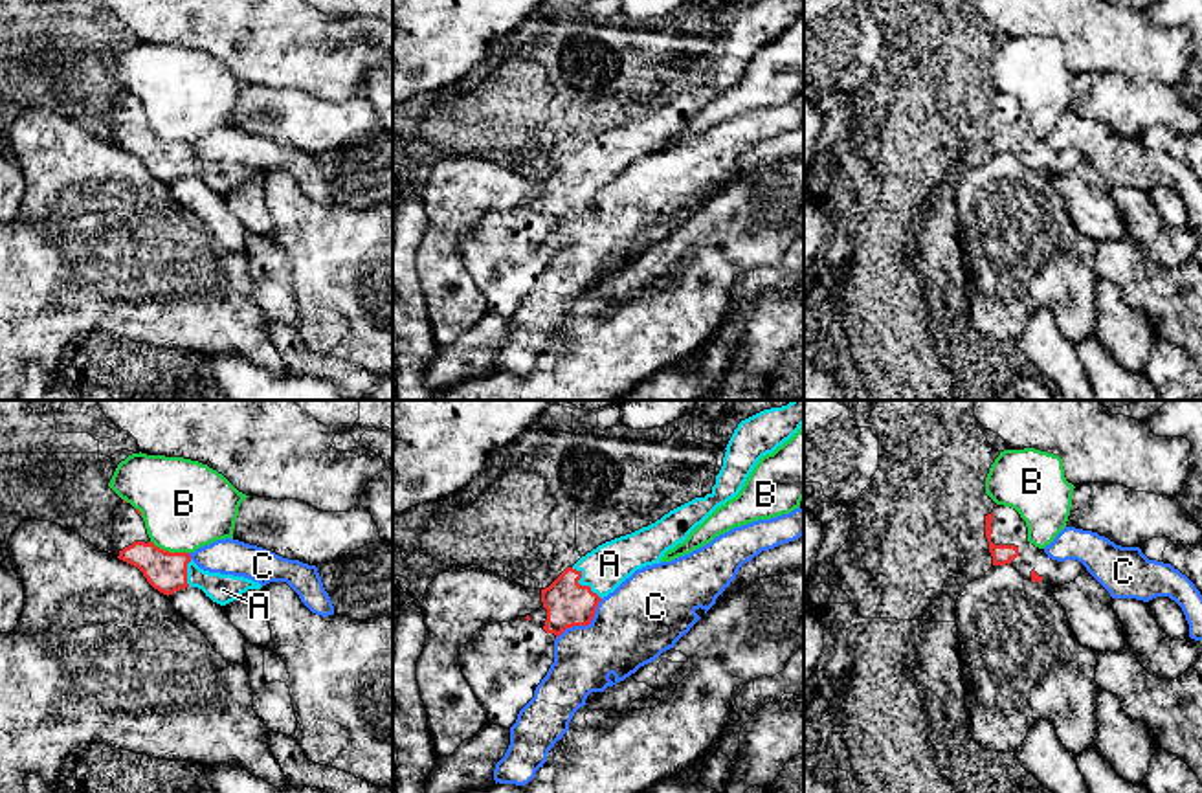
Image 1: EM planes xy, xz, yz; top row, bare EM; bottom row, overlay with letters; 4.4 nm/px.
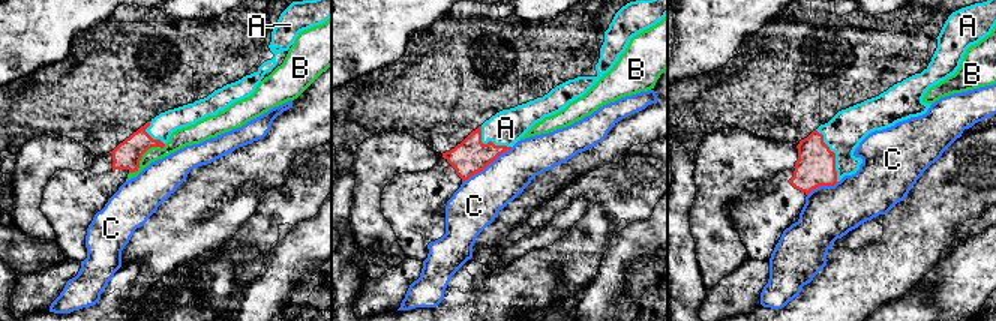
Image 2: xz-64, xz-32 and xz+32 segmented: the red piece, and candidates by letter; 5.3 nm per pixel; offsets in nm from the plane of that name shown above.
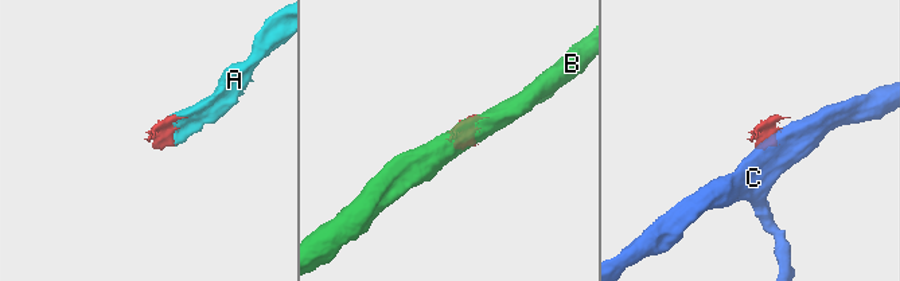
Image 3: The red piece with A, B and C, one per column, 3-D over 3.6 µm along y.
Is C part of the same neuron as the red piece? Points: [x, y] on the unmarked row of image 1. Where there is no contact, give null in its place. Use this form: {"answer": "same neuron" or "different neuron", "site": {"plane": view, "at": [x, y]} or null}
{"answer": "different neuron", "site": {"plane": "xz", "at": [584, 213]}}

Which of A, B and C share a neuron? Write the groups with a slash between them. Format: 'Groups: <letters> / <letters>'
Groups: A / B / C

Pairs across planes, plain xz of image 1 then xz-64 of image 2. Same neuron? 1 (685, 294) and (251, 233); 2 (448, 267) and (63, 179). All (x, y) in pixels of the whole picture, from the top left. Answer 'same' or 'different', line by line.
1: same
2: different

